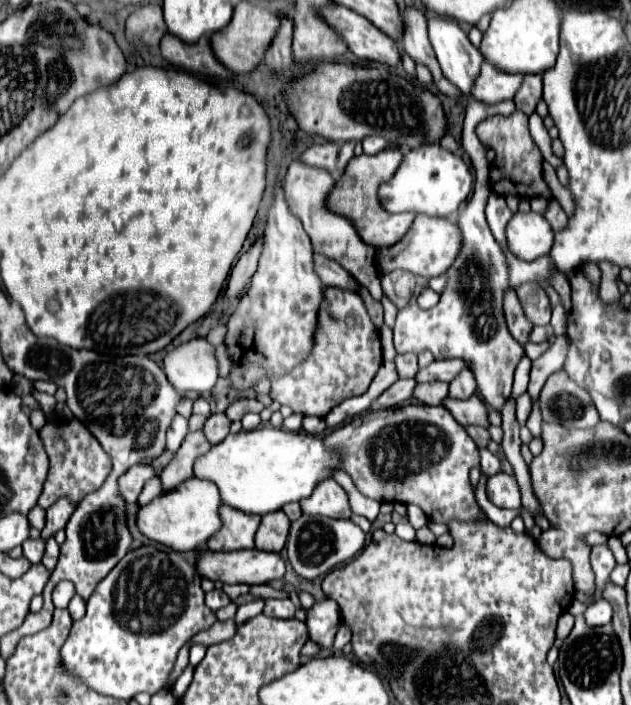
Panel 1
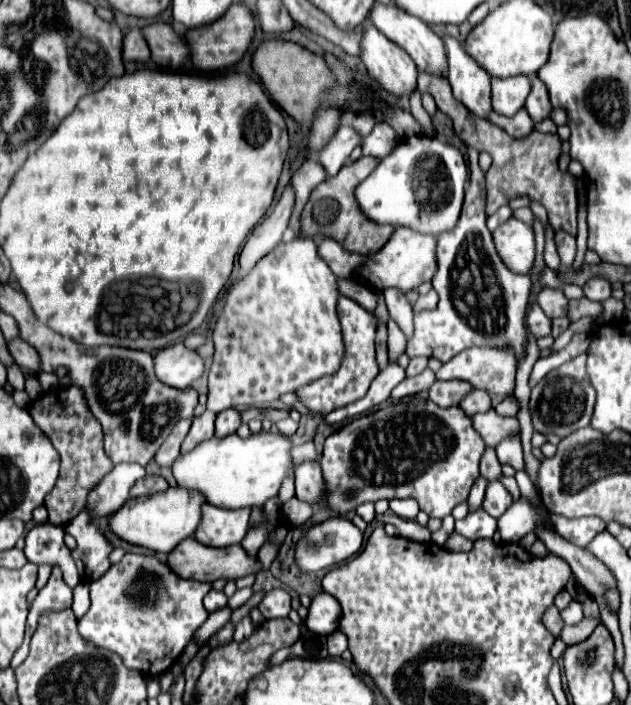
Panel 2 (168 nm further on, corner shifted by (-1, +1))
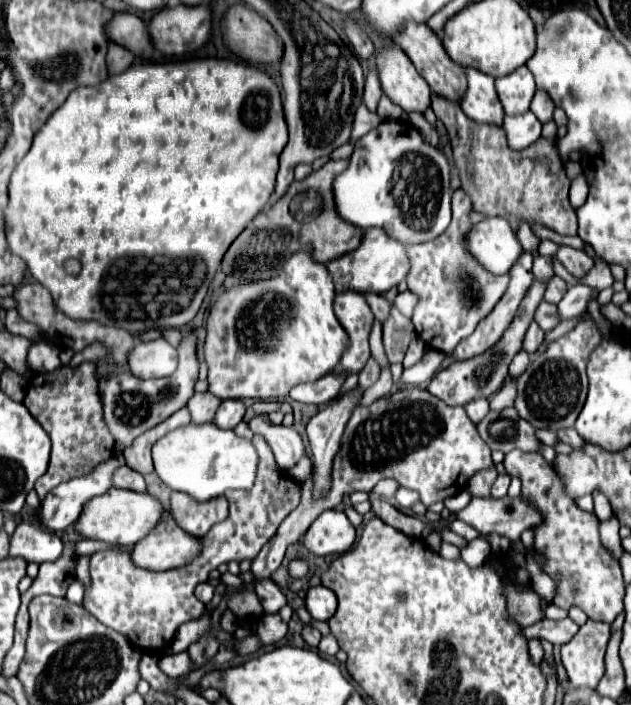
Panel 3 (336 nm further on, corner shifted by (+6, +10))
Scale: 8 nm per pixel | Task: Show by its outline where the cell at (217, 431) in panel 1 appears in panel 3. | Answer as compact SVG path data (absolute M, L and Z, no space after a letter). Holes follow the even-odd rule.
M223 400L215 414L215 424L219 428L235 428L245 416L245 404L241 400Z

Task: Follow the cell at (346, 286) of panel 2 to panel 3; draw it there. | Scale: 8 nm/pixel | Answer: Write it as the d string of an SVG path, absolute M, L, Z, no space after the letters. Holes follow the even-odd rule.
M365 294L365 298L367 298L367 302L369 302L369 306L371 306L373 314L375 314L375 320L379 320L383 324L385 318L389 316L391 304L383 296L379 296L379 294Z

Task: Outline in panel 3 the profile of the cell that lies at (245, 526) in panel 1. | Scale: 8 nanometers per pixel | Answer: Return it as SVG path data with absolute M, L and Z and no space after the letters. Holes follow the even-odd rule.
M171 492L169 504L177 526L197 538L205 536L213 524L225 520L229 514L229 504L225 502L225 496L217 496L207 502L197 502L191 496L185 496L183 492Z

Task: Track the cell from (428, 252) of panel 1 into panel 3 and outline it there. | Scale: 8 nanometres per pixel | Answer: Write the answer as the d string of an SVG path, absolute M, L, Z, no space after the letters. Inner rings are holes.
M367 228L363 232L361 244L341 256L335 258L333 262L325 264L333 282L335 282L335 290L337 292L347 292L347 290L355 290L355 292L375 292L375 294L383 294L389 288L397 286L401 280L405 280L405 274L409 270L409 260L405 254L405 246L393 238L389 238L383 230L375 230L375 228Z

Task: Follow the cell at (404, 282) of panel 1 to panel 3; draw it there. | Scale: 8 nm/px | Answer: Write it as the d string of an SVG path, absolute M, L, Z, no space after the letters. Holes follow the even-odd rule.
M391 308L389 318L383 324L383 346L389 362L403 362L407 346L415 336L413 324L397 308Z

